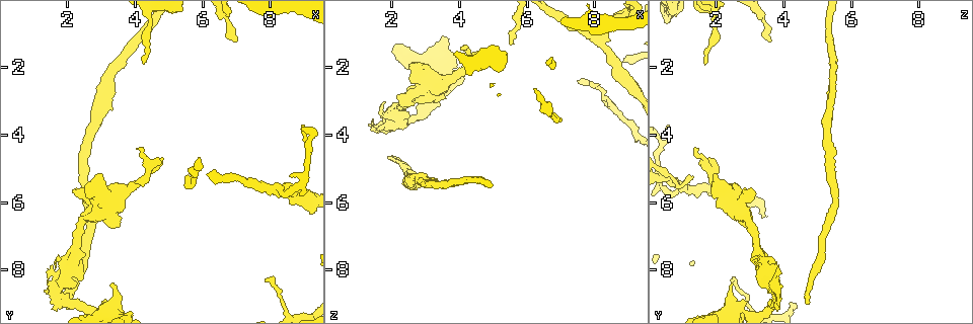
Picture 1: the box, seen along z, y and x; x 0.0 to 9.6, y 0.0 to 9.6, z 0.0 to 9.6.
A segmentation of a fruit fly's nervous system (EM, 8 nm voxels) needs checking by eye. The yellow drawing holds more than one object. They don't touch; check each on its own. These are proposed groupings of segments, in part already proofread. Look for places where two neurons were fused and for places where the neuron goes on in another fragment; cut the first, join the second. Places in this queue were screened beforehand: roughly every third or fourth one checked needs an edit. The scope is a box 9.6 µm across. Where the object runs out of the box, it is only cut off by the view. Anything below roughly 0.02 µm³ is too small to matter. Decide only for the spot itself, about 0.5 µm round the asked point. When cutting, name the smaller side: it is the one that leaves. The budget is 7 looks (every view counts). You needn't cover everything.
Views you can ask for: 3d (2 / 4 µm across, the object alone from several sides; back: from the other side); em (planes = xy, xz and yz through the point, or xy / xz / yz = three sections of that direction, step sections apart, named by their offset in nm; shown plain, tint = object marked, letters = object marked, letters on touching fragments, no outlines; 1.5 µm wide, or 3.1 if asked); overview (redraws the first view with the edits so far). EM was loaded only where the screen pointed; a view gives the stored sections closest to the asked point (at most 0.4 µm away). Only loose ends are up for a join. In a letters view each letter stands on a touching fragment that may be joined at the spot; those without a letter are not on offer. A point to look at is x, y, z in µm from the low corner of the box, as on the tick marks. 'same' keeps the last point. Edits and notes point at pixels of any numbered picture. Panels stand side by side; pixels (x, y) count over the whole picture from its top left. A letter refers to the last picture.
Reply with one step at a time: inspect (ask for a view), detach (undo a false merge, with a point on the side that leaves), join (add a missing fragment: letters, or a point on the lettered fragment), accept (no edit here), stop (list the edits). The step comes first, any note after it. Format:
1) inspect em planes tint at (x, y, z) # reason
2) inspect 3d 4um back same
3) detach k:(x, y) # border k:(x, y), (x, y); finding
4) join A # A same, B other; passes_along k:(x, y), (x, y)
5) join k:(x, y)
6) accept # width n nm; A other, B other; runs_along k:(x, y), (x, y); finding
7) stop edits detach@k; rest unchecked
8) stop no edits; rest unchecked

inspect 3d 2um at (2.25, 5.55, 2.95) # an open end

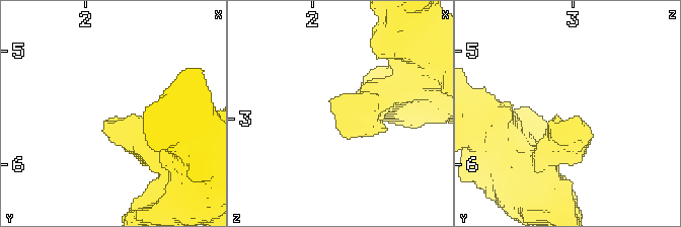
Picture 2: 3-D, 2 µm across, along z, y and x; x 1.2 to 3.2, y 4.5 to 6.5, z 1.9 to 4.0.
inspect em planes letters at (2.16, 5.60, 2.96) # shape alone is not enough

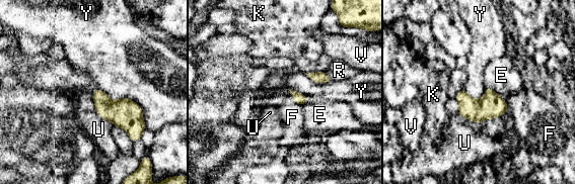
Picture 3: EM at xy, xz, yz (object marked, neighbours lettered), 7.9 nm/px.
accept # longest_contact Y 500 nm; E other, F other, K other, R other, U other, V other, Y other; none of them fits

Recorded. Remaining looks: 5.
inspect 3d 2um at (3.55, 6.60, 2.75) # branch stops here

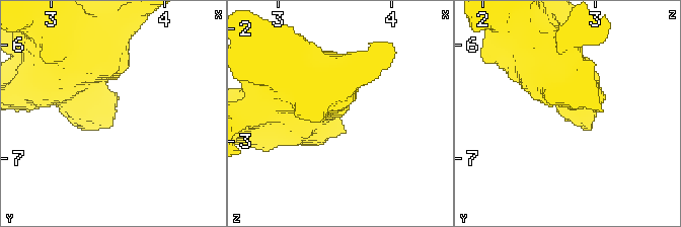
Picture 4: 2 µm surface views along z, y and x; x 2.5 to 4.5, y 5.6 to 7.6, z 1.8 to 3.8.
inspect em planes plain at (3.54, 6.60, 2.76) # need the tissue

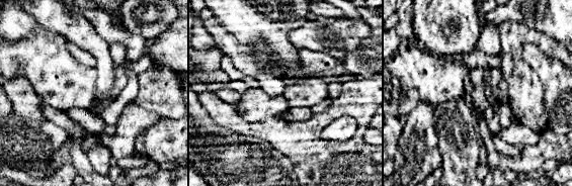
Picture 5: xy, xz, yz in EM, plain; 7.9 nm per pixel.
inspect em planes letters same

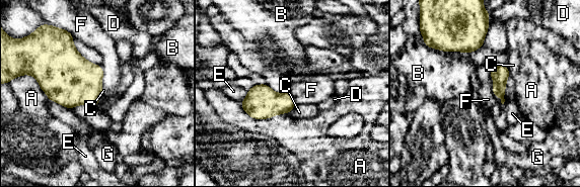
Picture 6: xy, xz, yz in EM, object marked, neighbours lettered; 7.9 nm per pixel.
accept # A other, B other, C other, D other, E other, F other, G other; none of them fits

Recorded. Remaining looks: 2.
inspect em planes letters at (4.20, 1.85, 1.65) # tapers out

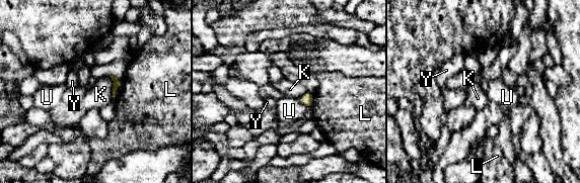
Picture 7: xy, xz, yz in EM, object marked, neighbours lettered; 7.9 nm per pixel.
accept # K other, L other, U other, Y other; border 7:(109, 76), (114, 82), (114, 98); no lettered fragment goes on from it

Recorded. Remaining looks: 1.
stop no edits; rest unchecked

